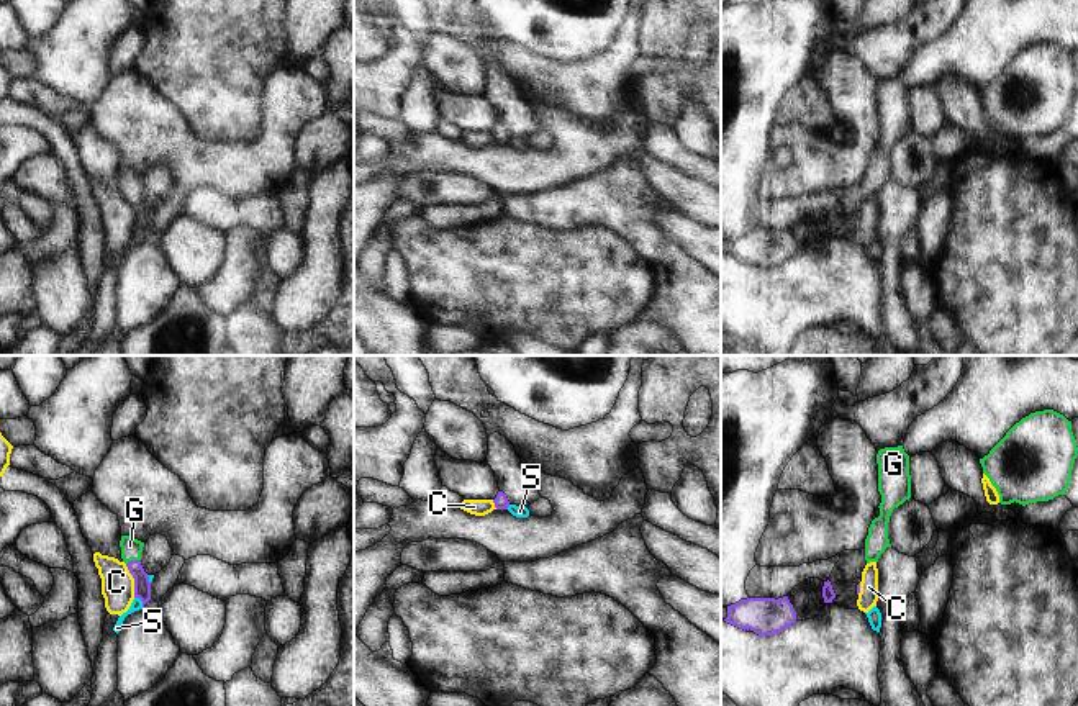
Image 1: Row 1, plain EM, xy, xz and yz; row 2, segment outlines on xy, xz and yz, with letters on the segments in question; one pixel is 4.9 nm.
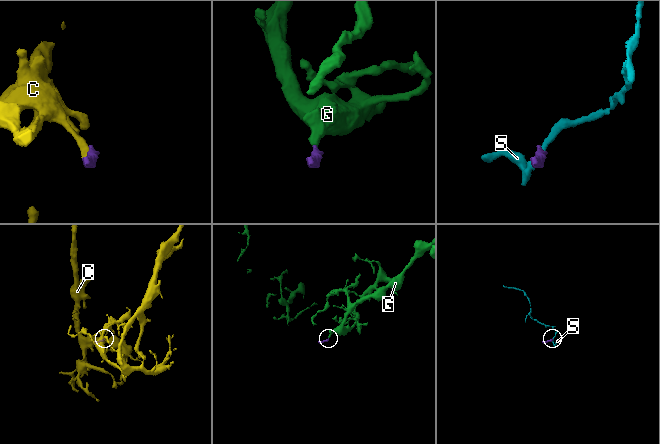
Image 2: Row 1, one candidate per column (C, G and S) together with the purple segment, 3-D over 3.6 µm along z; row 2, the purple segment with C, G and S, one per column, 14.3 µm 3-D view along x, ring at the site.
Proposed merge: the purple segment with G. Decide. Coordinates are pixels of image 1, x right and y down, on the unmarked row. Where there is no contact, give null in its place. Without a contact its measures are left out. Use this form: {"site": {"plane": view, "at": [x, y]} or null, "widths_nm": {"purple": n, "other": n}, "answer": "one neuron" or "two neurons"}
{"site": {"plane": "xy", "at": [133, 194]}, "widths_nm": {"purple": 80, "other": 100}, "answer": "one neuron"}

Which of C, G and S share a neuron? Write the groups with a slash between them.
C / G / S

